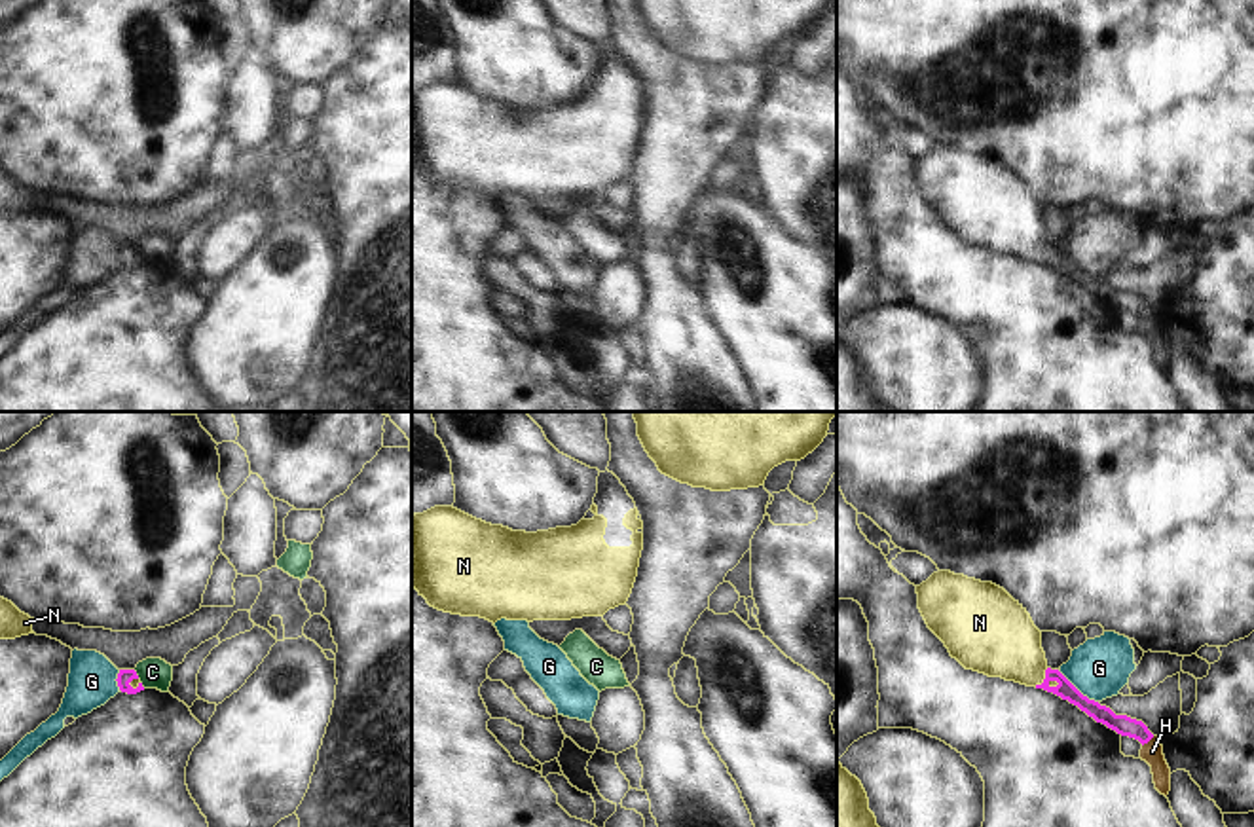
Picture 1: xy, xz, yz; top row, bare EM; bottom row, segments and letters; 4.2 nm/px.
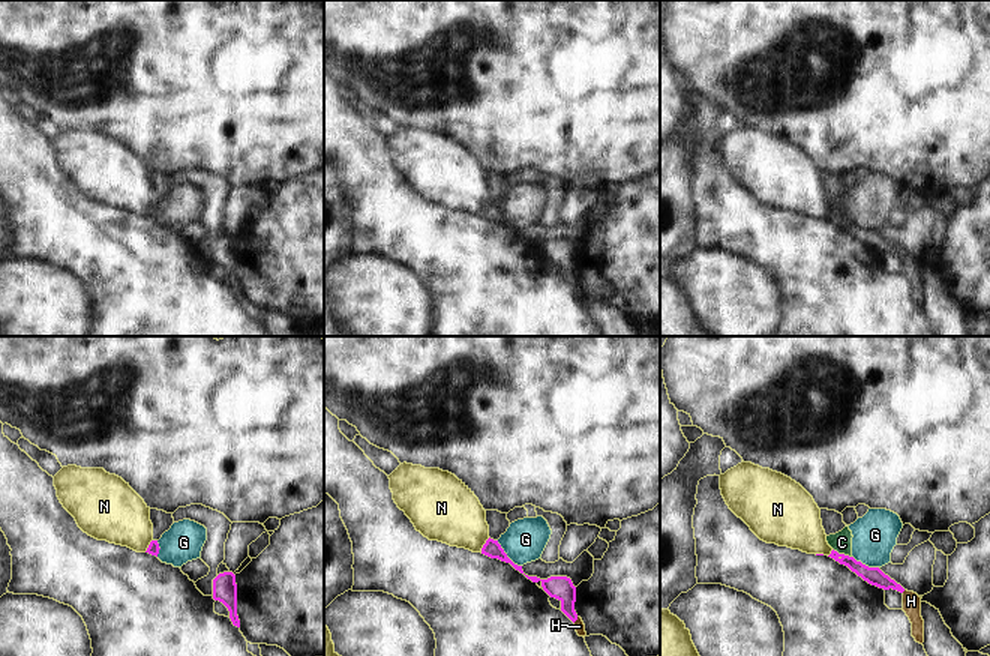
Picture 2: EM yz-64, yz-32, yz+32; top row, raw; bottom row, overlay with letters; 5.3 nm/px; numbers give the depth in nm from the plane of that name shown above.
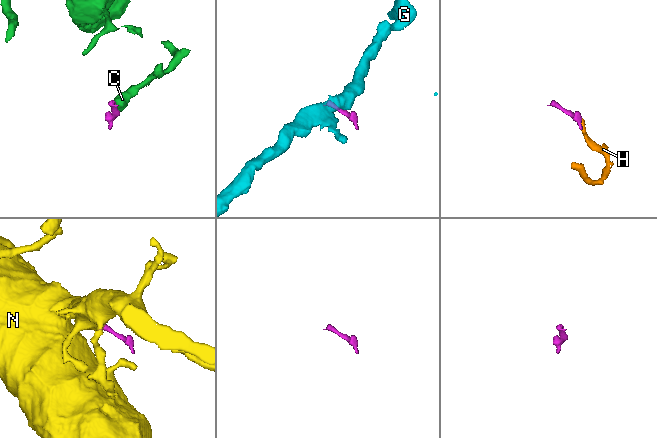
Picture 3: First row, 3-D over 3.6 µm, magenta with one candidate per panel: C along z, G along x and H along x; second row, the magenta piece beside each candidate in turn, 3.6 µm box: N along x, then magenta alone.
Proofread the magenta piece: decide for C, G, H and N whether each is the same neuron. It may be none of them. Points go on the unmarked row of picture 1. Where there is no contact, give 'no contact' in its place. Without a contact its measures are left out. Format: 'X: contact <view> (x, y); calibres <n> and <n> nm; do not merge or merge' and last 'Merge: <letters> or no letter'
C: contact xy (135, 249); calibres 60 and 130 nm; do not merge
G: contact yz (1076, 264); calibres 80 and 260 nm; do not merge
H: contact yz (1148, 315); calibres 90 and 90 nm; merge
N: contact yz (1044, 255); calibres 80 and 320 nm; merge
Merge: H, N

